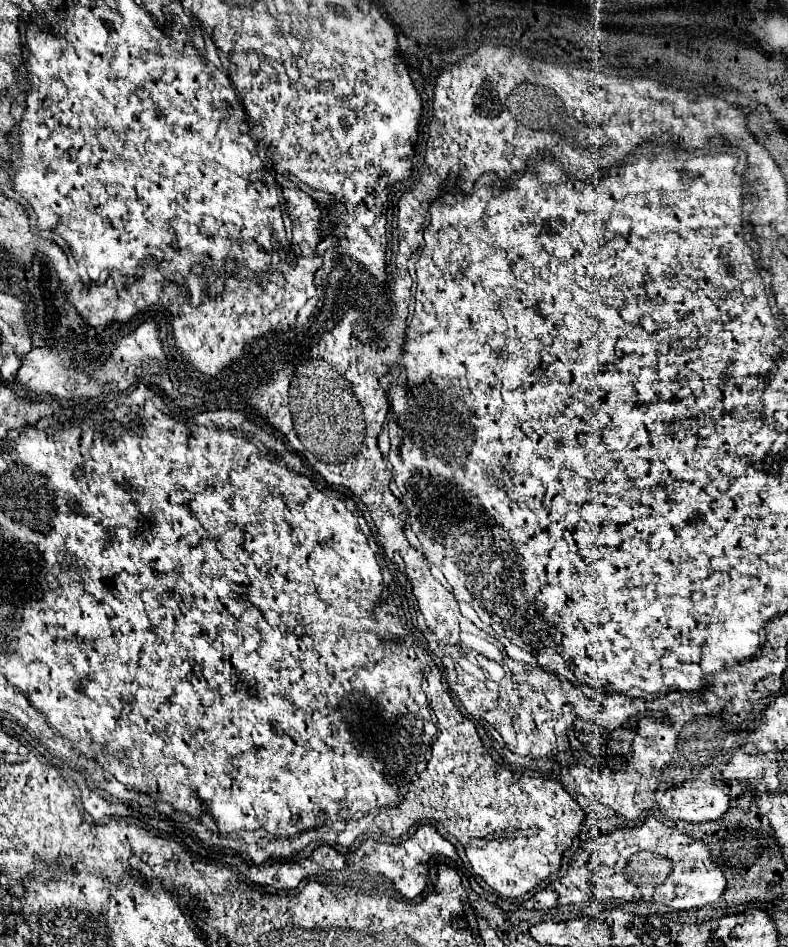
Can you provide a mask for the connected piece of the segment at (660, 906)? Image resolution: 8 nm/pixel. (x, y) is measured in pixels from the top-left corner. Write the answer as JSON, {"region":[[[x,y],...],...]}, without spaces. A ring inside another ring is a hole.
{"region":[[[648,817],[638,829],[616,829],[584,843],[572,855],[566,875],[550,883],[548,889],[536,893],[523,907],[536,911],[552,909],[556,905],[608,903],[620,899],[628,903],[628,907],[632,907],[632,903],[644,903],[632,907],[632,913],[636,916],[663,917],[692,907],[700,909],[708,905],[708,901],[718,901],[724,885],[724,873],[714,863],[714,855],[708,845],[666,827],[656,817]]]}

